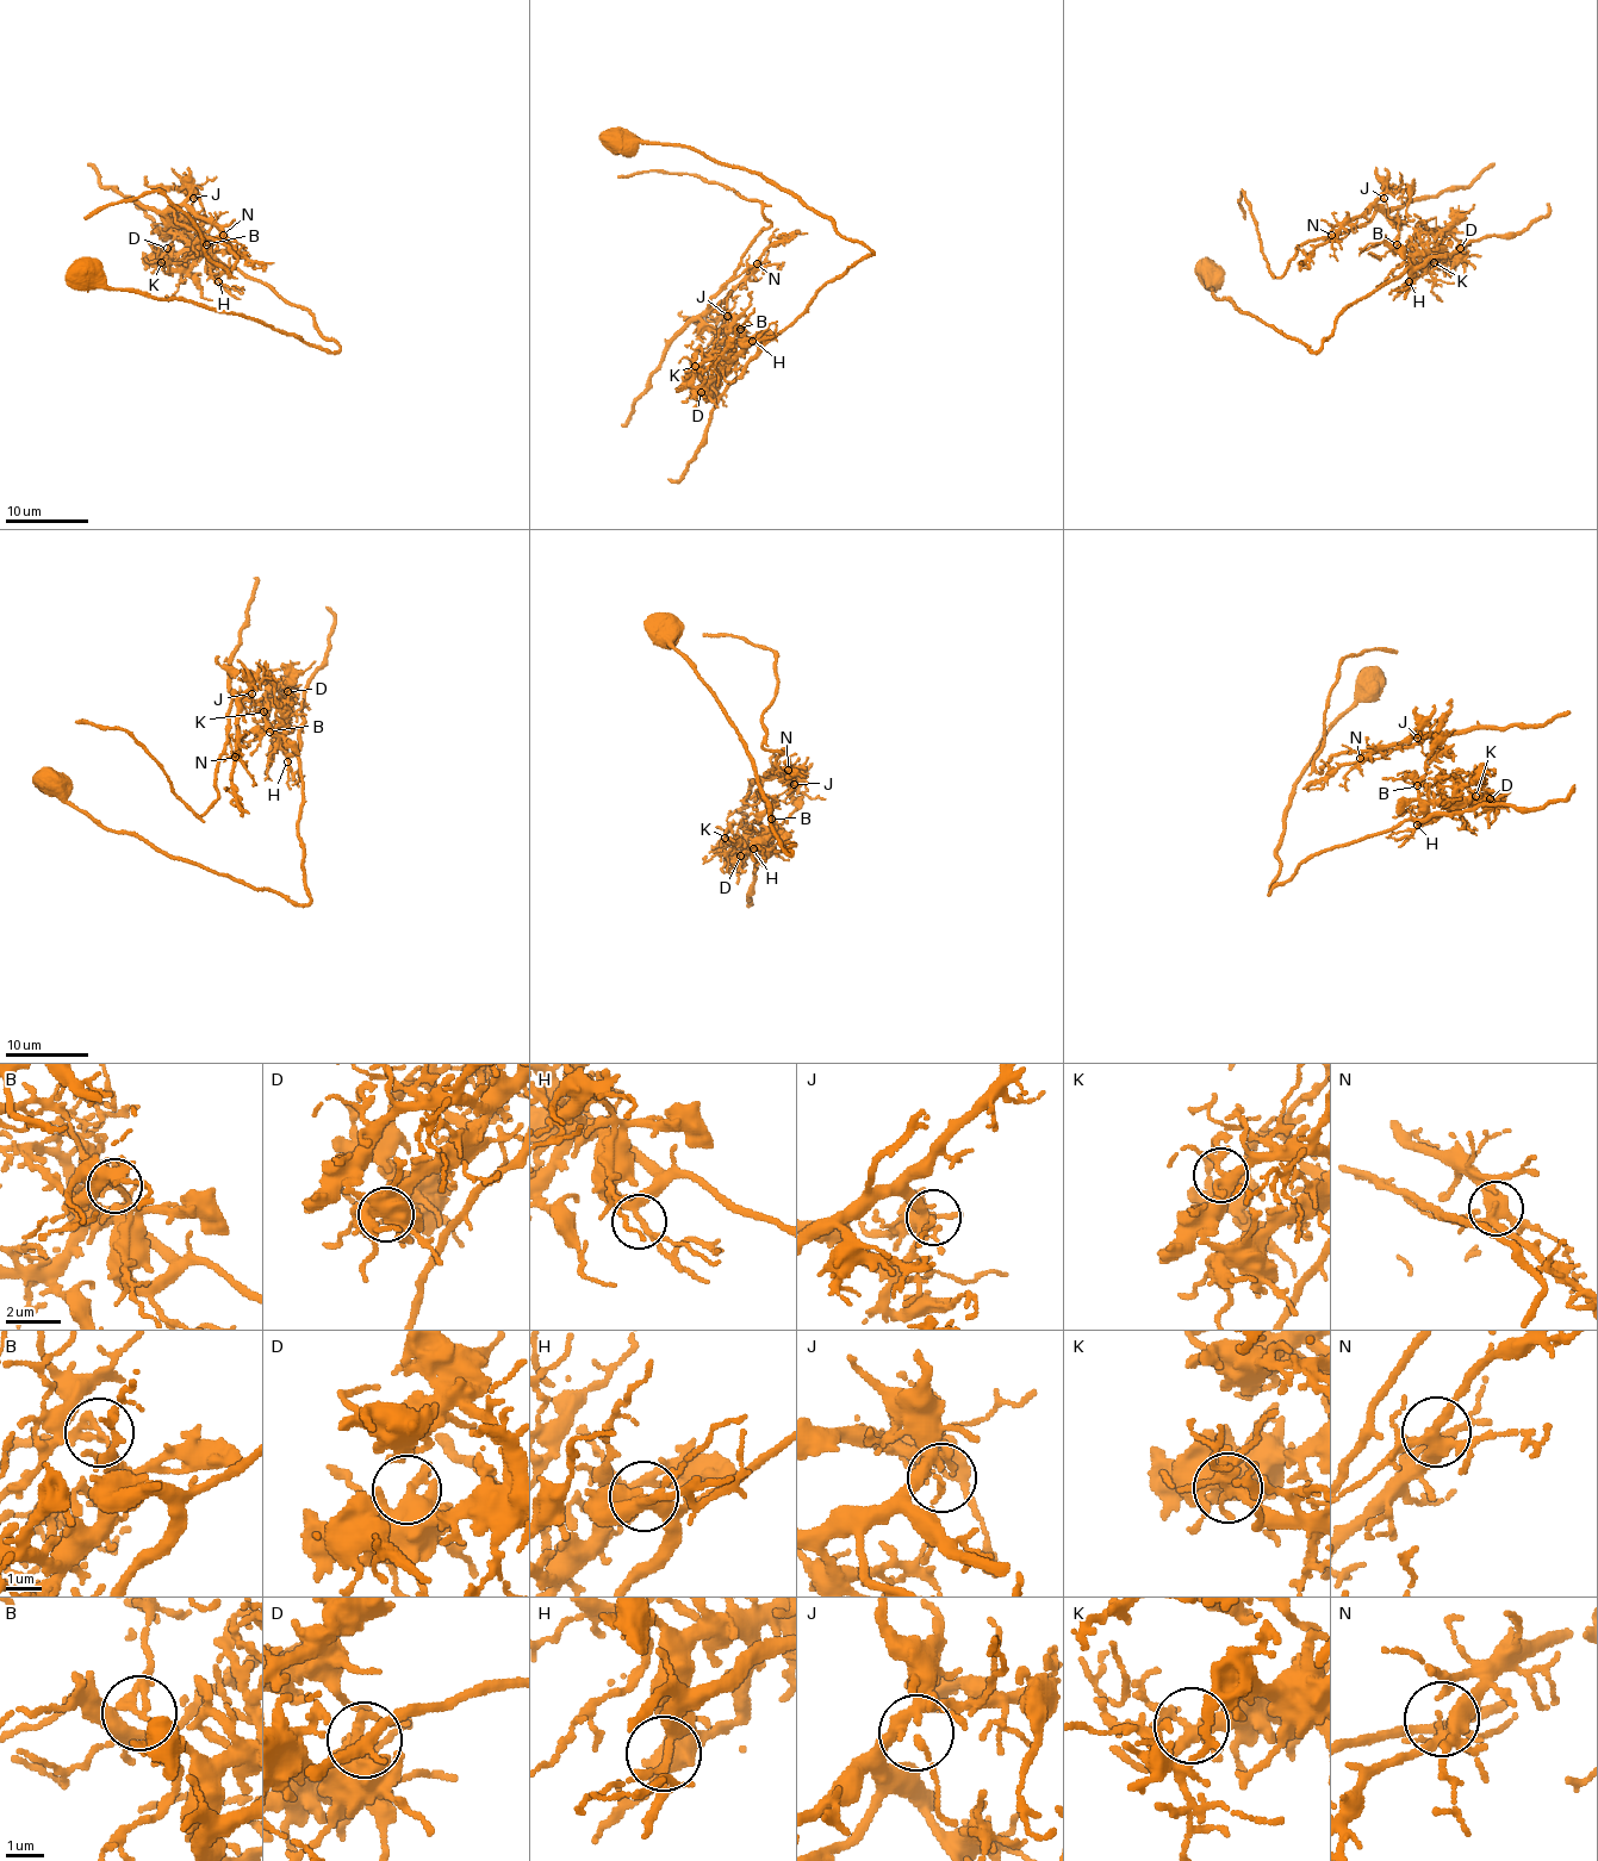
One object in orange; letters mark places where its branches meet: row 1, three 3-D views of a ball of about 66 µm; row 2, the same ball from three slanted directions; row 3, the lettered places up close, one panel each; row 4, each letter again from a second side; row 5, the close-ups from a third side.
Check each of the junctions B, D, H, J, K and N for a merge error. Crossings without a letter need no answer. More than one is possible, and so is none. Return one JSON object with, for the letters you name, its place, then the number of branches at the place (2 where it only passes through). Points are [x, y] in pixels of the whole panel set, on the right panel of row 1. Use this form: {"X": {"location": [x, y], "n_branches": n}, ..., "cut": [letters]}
{"B": {"location": [1397, 244], "n_branches": 3}, "cut": ["B"]}

